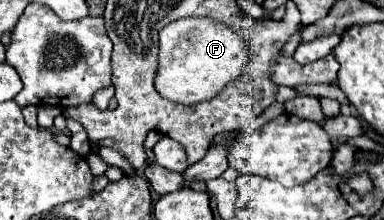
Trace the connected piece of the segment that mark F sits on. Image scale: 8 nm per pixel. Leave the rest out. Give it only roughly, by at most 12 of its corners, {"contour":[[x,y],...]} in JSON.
{"contour":[[213,19],[159,33],[157,91],[191,105],[247,67],[247,45]]}

